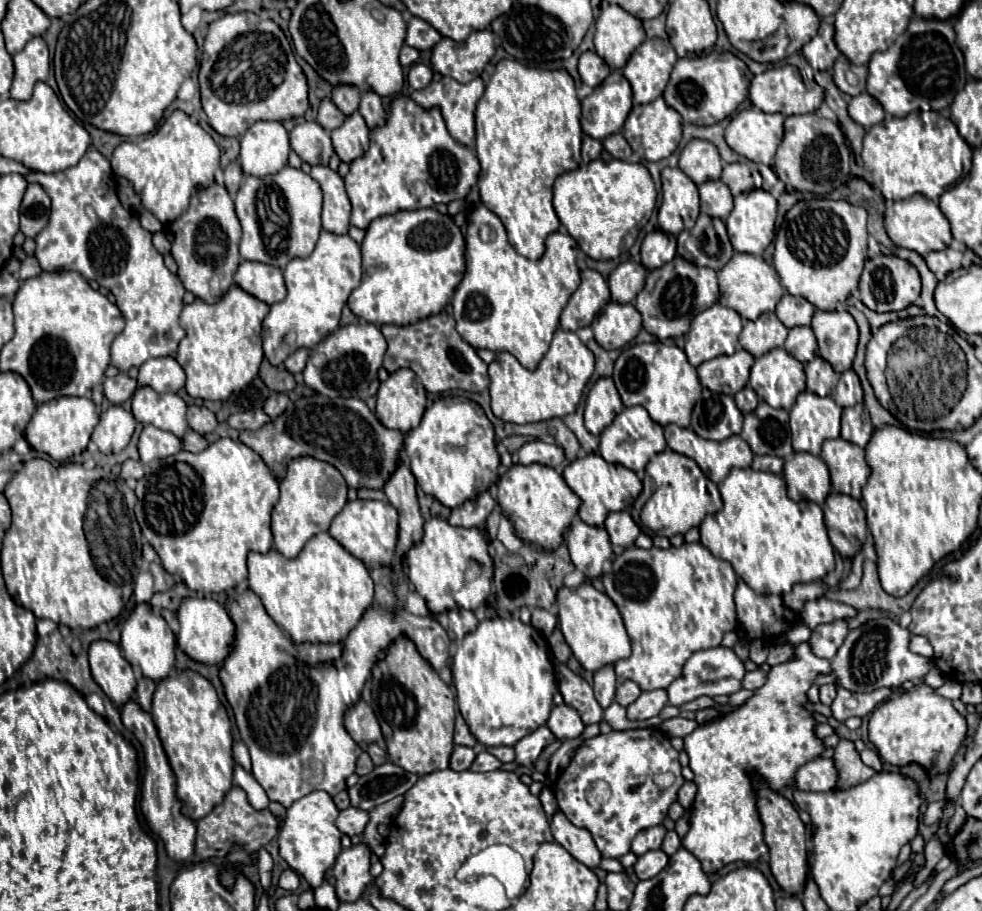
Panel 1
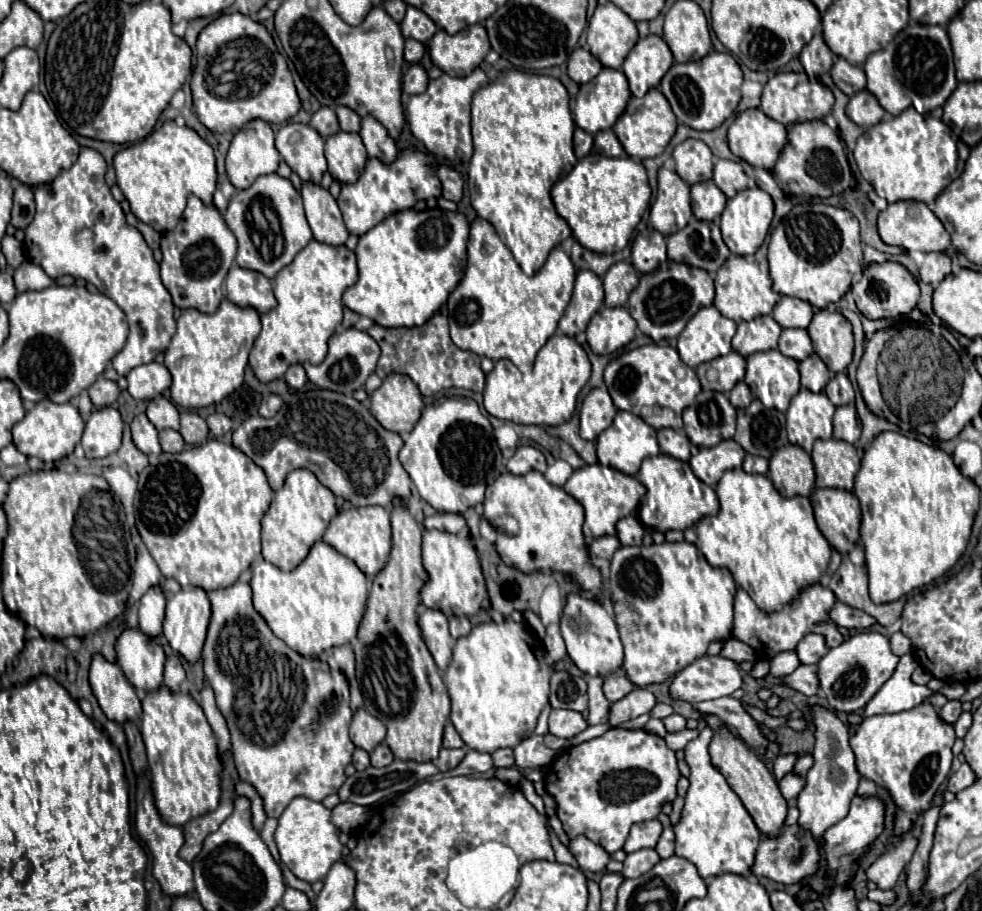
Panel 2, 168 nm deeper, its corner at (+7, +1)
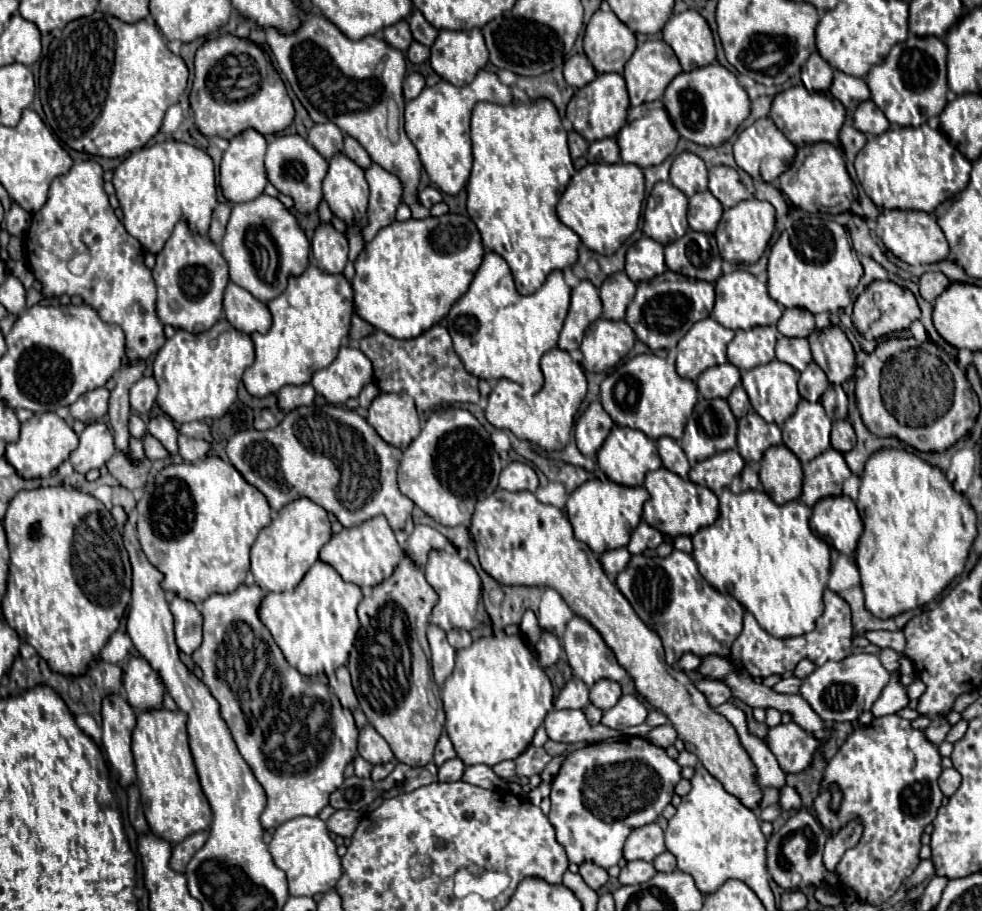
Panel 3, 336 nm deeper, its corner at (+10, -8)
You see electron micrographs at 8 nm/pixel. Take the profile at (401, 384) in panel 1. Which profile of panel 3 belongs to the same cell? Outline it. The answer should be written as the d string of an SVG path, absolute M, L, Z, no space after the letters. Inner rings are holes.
M379 393L369 407L367 421L385 443L401 451L419 433L419 413L407 393Z

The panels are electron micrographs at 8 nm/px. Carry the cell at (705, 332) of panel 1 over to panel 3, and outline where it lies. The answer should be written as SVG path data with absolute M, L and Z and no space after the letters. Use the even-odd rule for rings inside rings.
M707 317L697 321L689 333L677 343L677 373L695 381L705 369L727 363L727 343L733 331Z

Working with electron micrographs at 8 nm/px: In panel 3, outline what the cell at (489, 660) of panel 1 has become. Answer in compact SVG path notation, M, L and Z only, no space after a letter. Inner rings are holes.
M517 635L499 637L481 637L473 641L469 649L459 649L455 657L455 669L447 677L443 689L443 707L445 707L445 731L453 741L457 757L465 765L497 765L505 759L519 757L533 741L535 731L541 727L545 715L553 709L553 687L545 671L541 669L537 655L525 641Z

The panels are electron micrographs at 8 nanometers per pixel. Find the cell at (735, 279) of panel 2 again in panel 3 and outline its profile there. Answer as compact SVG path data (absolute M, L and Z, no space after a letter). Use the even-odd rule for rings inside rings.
M733 271L727 275L721 275L717 279L715 285L715 293L717 293L717 301L715 301L715 309L711 313L711 317L721 323L727 329L751 329L751 327L759 327L759 325L775 325L781 315L783 315L783 307L773 301L767 293L765 283L761 283L755 275L747 273L747 271Z

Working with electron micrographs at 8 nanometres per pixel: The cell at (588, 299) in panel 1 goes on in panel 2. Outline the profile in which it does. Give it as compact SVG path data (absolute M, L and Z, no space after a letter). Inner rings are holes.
M580 270L576 274L576 284L572 298L558 322L562 334L574 338L586 330L592 314L604 304L604 288L602 280L592 270Z

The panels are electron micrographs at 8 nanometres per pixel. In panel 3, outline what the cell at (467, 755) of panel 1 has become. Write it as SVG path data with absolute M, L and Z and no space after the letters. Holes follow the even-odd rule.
M449 759L439 767L439 781L459 781L465 771L465 765L461 759Z

